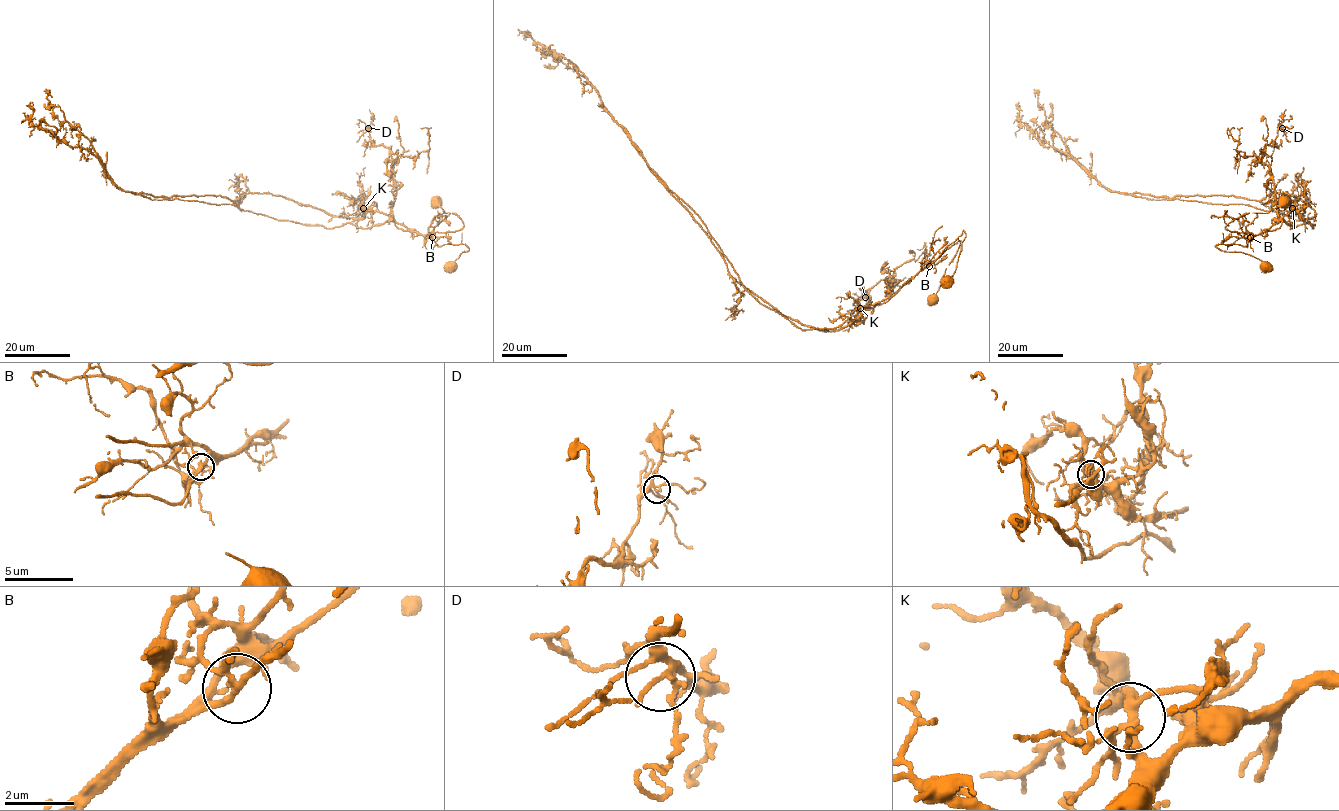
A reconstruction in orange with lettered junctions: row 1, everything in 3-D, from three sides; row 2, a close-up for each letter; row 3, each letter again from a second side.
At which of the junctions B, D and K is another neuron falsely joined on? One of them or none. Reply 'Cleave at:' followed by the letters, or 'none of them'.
Cleave at: B

